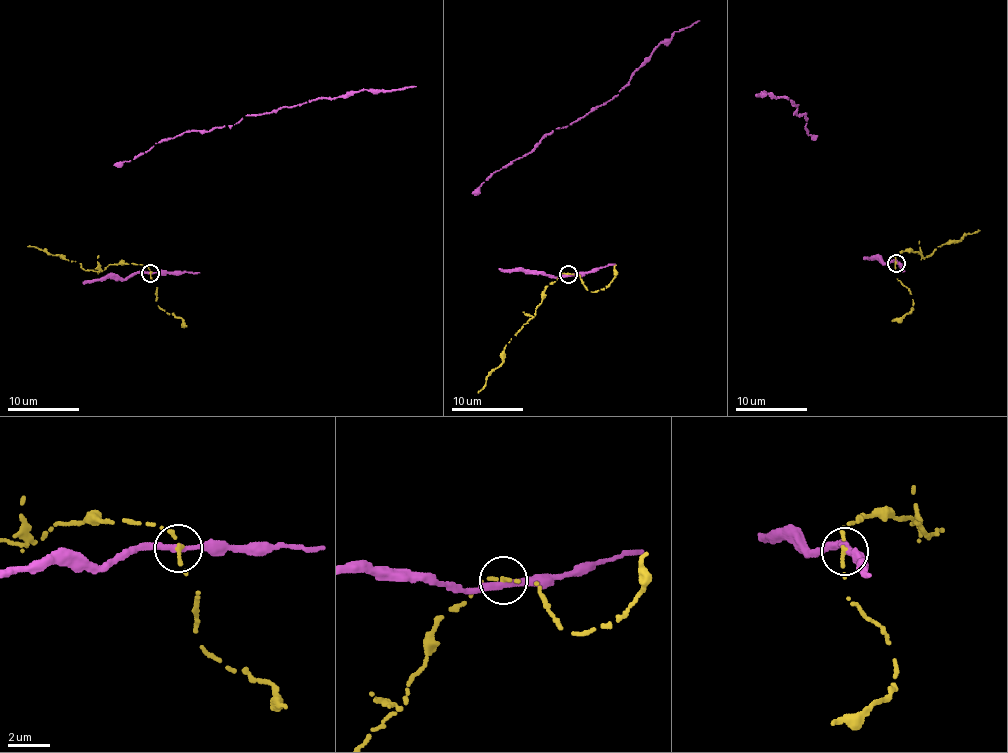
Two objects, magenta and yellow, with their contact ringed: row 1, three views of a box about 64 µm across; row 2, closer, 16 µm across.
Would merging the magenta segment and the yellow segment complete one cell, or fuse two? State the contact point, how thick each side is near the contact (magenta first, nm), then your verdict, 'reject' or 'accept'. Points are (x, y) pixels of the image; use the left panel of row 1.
(150, 273) | 320/240 nm | reject

